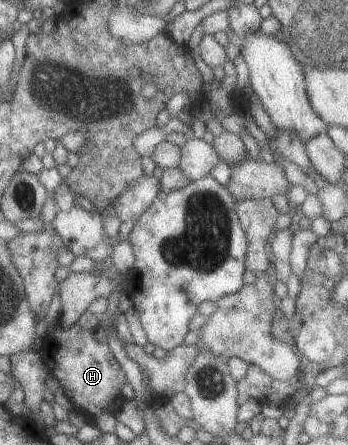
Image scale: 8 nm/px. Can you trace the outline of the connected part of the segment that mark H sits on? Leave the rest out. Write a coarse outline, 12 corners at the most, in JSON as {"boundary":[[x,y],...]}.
{"boundary":[[76,323],[49,327],[41,354],[89,422],[120,406],[124,372]]}

